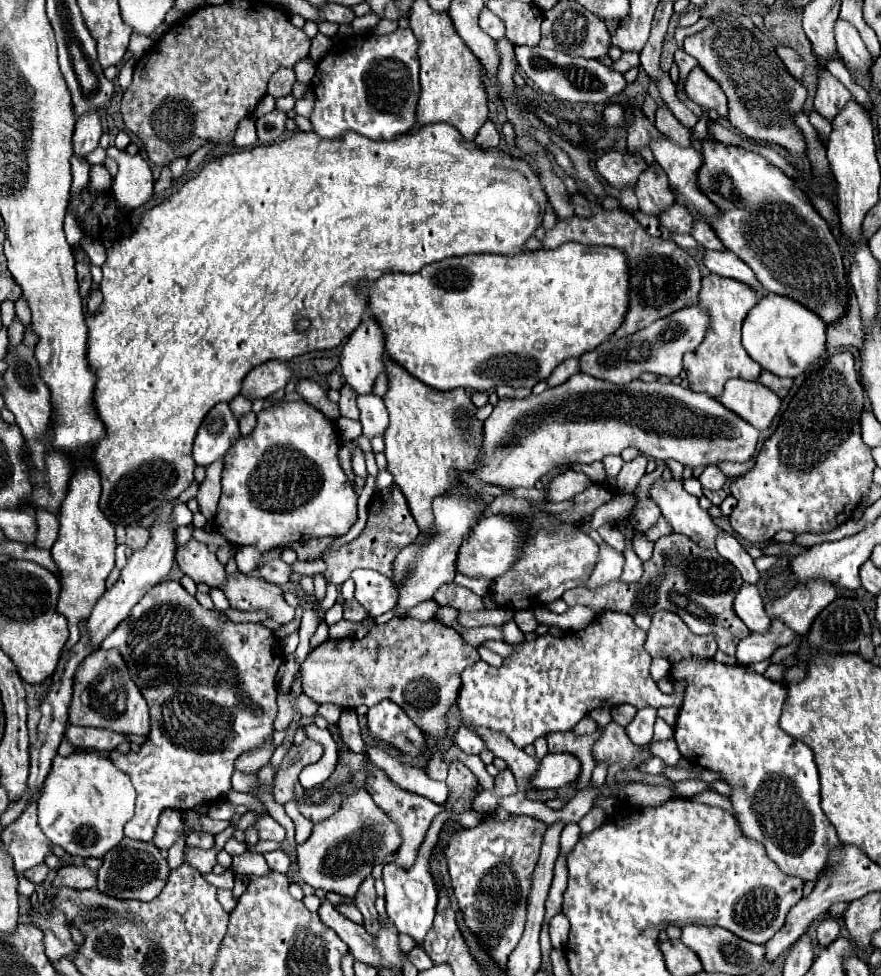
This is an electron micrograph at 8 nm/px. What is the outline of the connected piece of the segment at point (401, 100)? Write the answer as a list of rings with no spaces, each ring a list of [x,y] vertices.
[[[399,28],[393,34],[385,34],[385,36],[367,36],[363,40],[355,36],[355,38],[349,38],[347,42],[339,42],[333,48],[329,48],[329,52],[317,62],[317,72],[315,72],[313,80],[311,80],[311,86],[315,90],[315,106],[313,106],[313,112],[311,112],[309,120],[311,120],[313,132],[319,134],[321,138],[339,138],[347,130],[363,134],[363,136],[367,136],[371,140],[391,140],[391,138],[395,138],[399,134],[405,134],[417,124],[415,114],[417,114],[417,100],[419,100],[419,92],[421,92],[421,86],[419,86],[419,60],[417,60],[417,38],[409,28],[407,30]]]

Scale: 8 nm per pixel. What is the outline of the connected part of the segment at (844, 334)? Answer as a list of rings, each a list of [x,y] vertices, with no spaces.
[[[851,294],[849,310],[845,318],[841,318],[837,324],[827,328],[827,346],[839,348],[839,346],[857,346],[859,351],[863,350],[863,330],[861,330],[861,316],[859,306],[855,302],[855,296]]]

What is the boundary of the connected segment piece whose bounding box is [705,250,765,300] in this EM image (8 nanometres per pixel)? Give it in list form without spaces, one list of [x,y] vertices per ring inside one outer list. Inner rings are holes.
[[[707,250],[705,252],[705,266],[719,276],[725,278],[733,278],[737,282],[743,282],[751,288],[755,288],[757,300],[761,300],[765,296],[763,286],[759,284],[759,280],[755,280],[755,274],[751,272],[751,268],[747,268],[747,264],[743,264],[743,260],[739,260],[739,256],[735,256],[731,250]]]

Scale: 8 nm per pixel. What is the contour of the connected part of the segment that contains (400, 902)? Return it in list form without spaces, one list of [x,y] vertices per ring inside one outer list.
[[[439,818],[433,820],[425,840],[421,842],[417,850],[417,860],[411,868],[401,868],[397,864],[385,864],[383,866],[383,882],[385,882],[385,900],[387,900],[387,914],[391,916],[393,924],[399,928],[399,932],[405,932],[417,940],[417,944],[423,944],[425,934],[433,926],[433,916],[435,916],[435,906],[437,906],[437,888],[433,882],[433,876],[429,872],[429,856],[433,850],[433,844],[439,836],[441,830]]]

